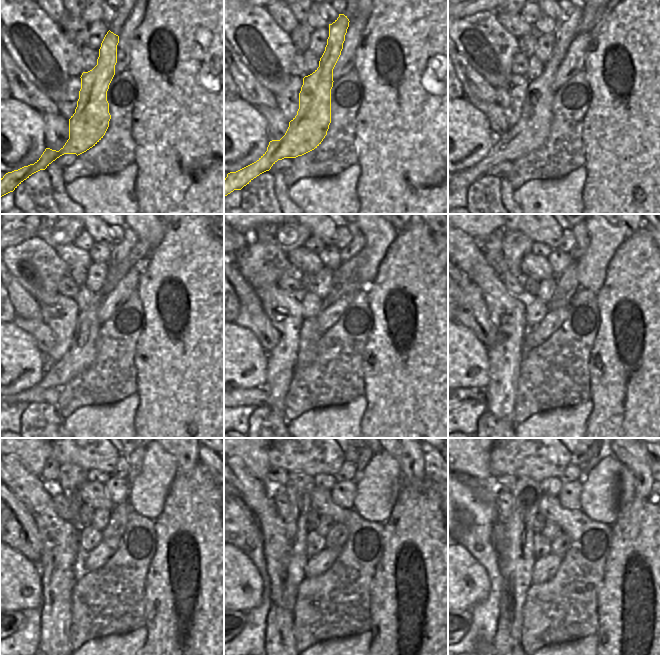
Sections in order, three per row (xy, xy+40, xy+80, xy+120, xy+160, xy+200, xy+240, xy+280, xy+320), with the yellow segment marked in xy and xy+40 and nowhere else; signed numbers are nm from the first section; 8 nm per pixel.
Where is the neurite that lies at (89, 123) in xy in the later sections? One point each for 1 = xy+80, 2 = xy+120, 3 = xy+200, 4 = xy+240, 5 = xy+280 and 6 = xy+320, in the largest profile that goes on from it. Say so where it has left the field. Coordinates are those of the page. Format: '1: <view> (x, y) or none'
1: xy+80 (532, 129)
2: xy+120 (82, 353)
3: xy+200 (581, 234)
4: xy+240 (135, 459)
5: xy+280 (364, 458)
6: xy+320 (583, 466)

